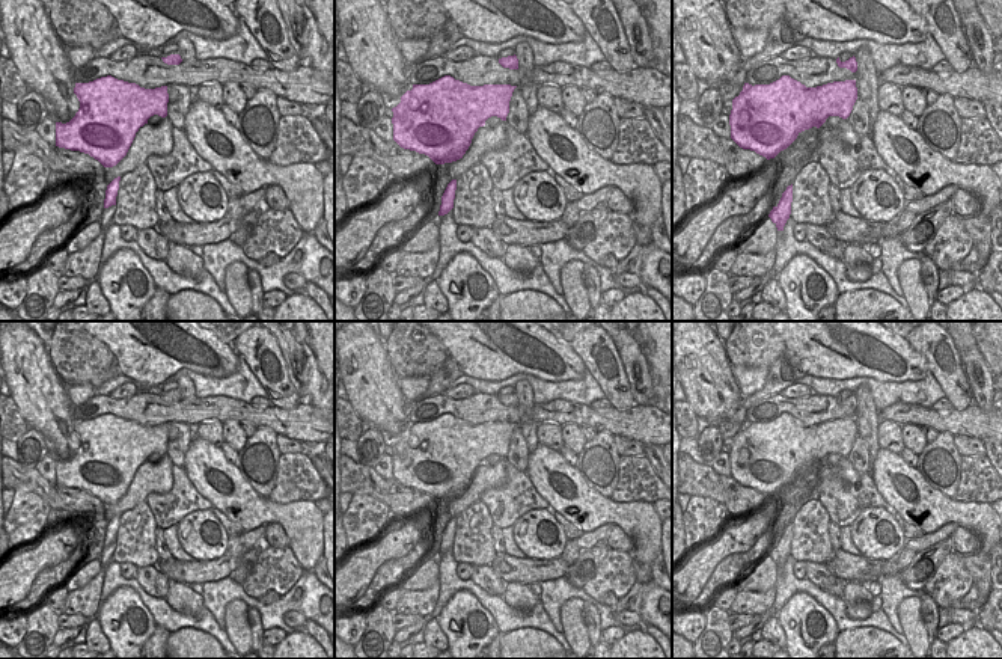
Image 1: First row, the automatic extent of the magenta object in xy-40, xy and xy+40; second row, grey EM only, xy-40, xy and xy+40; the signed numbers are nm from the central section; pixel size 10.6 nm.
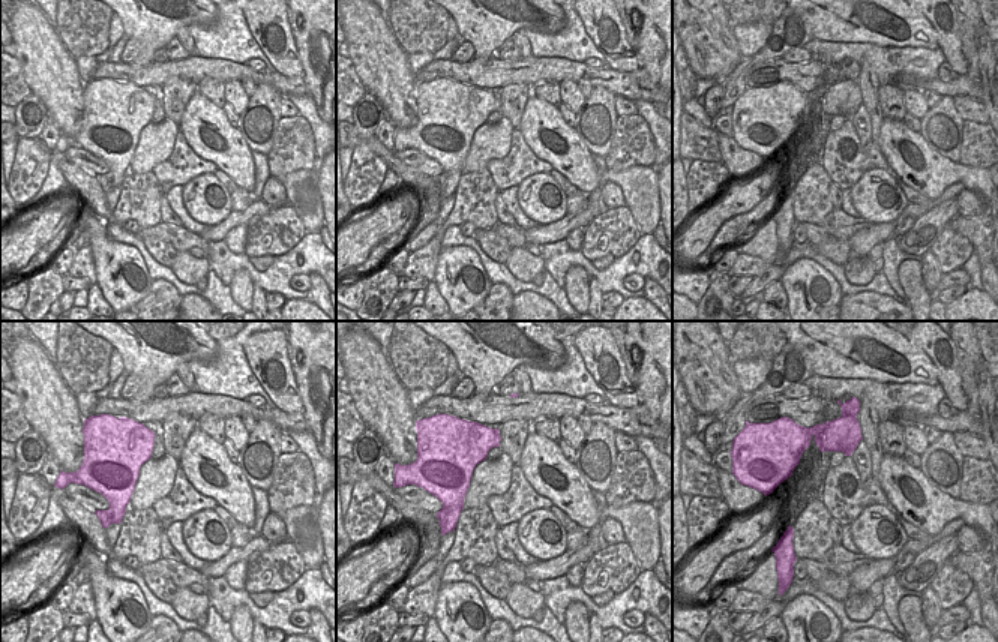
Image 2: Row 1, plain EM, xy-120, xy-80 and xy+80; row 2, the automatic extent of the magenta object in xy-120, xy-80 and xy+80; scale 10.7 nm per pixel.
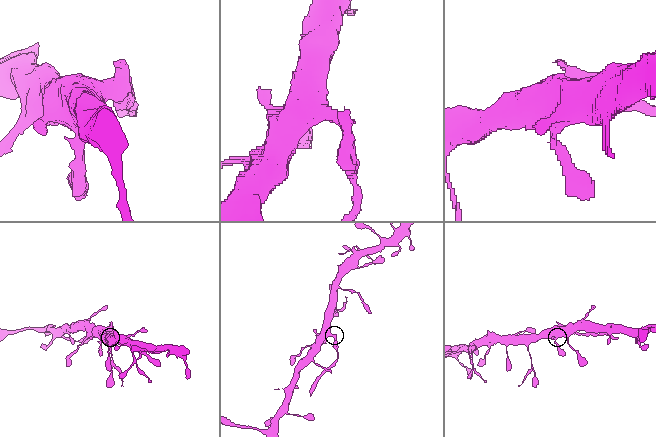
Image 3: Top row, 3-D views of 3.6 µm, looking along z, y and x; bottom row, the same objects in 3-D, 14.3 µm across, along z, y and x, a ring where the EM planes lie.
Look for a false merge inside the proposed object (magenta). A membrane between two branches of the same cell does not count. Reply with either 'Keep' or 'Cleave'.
Cleave

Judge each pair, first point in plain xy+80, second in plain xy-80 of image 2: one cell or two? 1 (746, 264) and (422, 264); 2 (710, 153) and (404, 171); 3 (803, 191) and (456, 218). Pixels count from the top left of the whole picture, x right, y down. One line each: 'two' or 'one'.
1: one
2: one
3: one

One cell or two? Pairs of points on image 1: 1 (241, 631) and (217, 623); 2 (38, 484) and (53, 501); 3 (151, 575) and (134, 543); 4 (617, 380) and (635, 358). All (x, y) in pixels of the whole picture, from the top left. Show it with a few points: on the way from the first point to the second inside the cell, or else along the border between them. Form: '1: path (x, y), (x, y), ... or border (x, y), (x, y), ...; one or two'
1: border (238, 597), (225, 608), (225, 632), (232, 643); two
2: path (42, 489), (50, 496); one
3: border (155, 564), (137, 567); two
4: border (610, 337), (636, 403); two

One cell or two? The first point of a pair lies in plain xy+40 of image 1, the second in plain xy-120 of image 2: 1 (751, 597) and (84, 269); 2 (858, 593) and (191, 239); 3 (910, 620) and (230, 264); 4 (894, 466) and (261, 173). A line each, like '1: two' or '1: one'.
1: one
2: two
3: two
4: two

